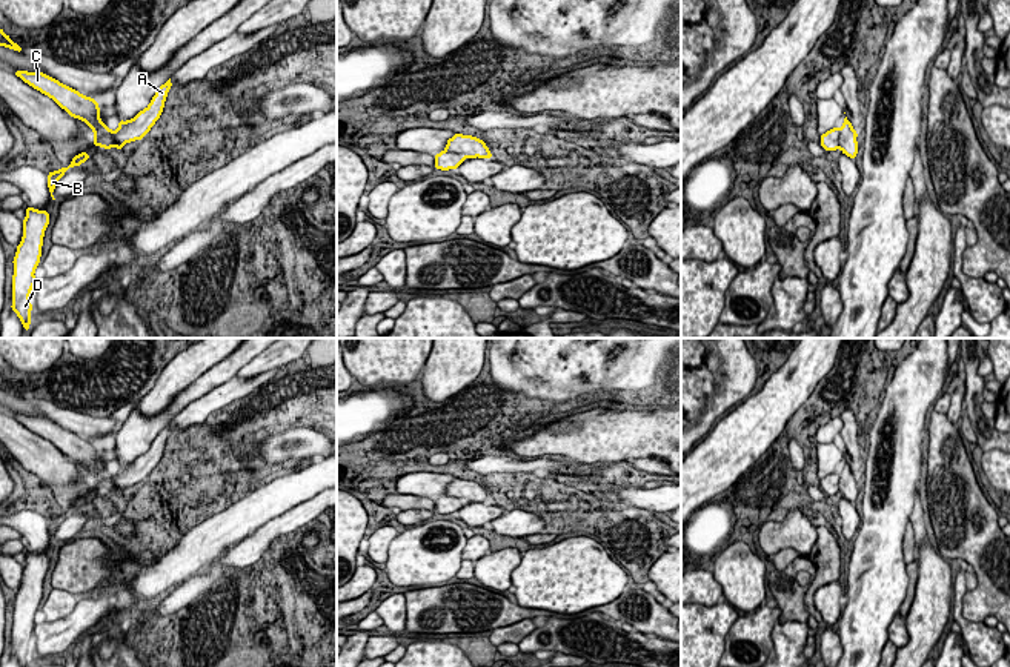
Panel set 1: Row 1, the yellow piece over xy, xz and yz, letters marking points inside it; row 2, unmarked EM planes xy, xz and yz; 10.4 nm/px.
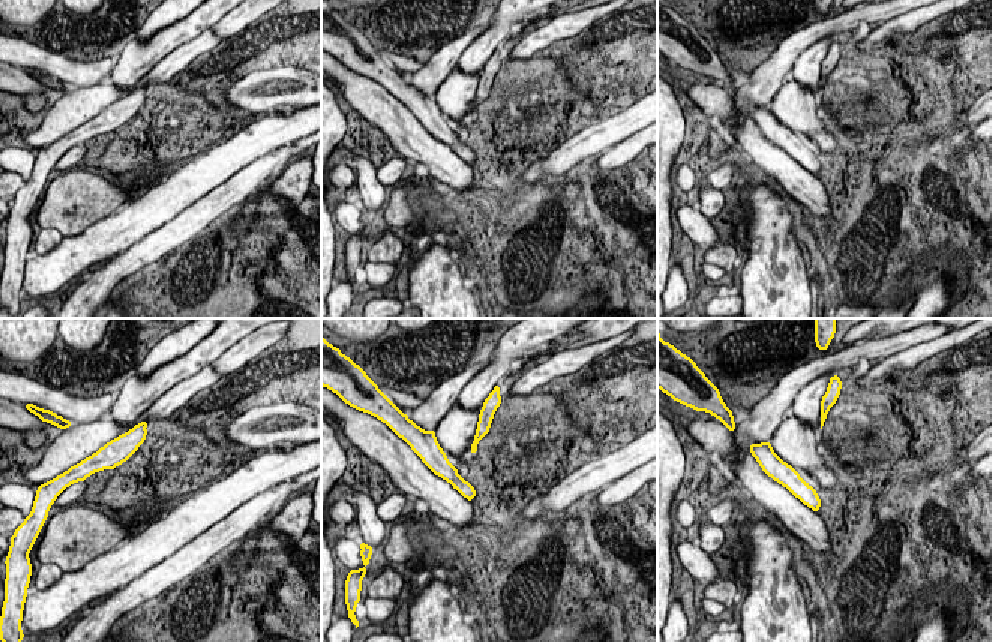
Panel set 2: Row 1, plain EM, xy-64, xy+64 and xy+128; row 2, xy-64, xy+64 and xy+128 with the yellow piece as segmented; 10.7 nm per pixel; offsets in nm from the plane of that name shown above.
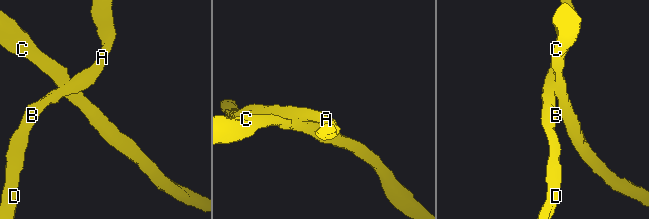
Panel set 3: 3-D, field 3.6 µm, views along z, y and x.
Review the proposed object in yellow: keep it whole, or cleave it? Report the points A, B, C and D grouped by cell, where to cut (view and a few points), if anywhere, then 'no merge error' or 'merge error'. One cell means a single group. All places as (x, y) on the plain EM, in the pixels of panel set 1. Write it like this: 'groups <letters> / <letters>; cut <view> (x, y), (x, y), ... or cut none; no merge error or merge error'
groups A B D / C; cut xy (111, 475), (111, 481), (122, 491); merge error

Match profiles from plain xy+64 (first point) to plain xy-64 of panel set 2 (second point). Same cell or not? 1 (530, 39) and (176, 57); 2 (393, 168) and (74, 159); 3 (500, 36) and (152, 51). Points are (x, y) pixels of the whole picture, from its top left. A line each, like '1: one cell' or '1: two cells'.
1: one cell
2: one cell
3: two cells

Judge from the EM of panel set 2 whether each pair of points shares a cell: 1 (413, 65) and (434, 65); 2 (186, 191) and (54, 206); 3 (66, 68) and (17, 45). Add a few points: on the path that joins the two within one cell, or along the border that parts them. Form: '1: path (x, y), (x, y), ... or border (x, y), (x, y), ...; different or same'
1: border (425, 63), (408, 77); different
2: border (128, 203), (98, 221); different
3: path (54, 65), (29, 54); same

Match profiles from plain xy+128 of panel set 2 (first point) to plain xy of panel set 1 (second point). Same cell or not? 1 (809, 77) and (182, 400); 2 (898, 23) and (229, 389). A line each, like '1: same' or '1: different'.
1: different
2: same

